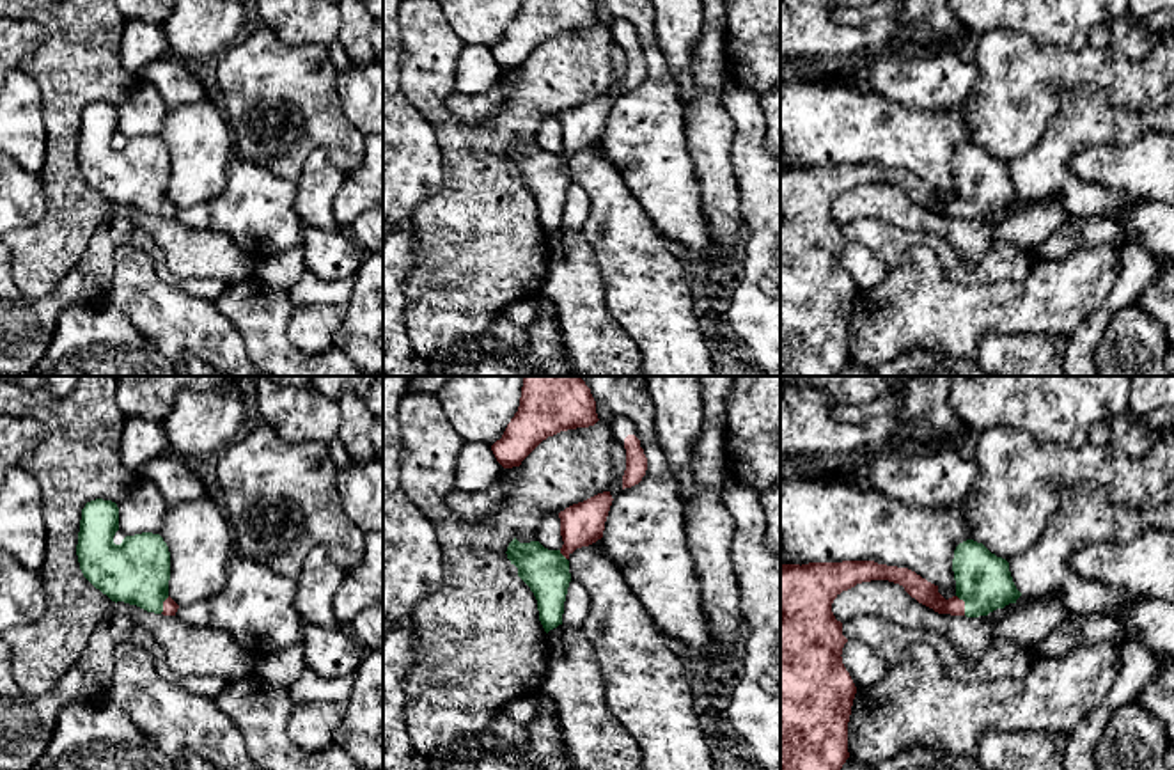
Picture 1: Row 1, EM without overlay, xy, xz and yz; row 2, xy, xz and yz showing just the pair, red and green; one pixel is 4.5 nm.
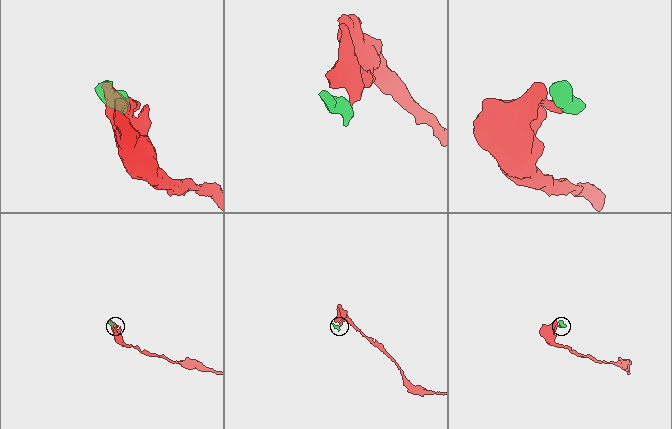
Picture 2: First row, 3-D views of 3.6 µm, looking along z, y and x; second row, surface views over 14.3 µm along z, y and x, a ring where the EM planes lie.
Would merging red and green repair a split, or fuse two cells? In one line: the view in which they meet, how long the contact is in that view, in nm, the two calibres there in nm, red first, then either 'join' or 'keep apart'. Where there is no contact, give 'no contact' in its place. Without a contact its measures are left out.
contact in yz; length 100 nm; calibres 110 and 260 nm; join

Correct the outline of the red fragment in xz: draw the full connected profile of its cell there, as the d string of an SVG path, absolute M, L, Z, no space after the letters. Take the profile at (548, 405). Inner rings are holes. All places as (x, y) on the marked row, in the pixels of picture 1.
M523 376L518 412L491 451L504 468L520 467L548 436L598 420L596 401L582 376Z

